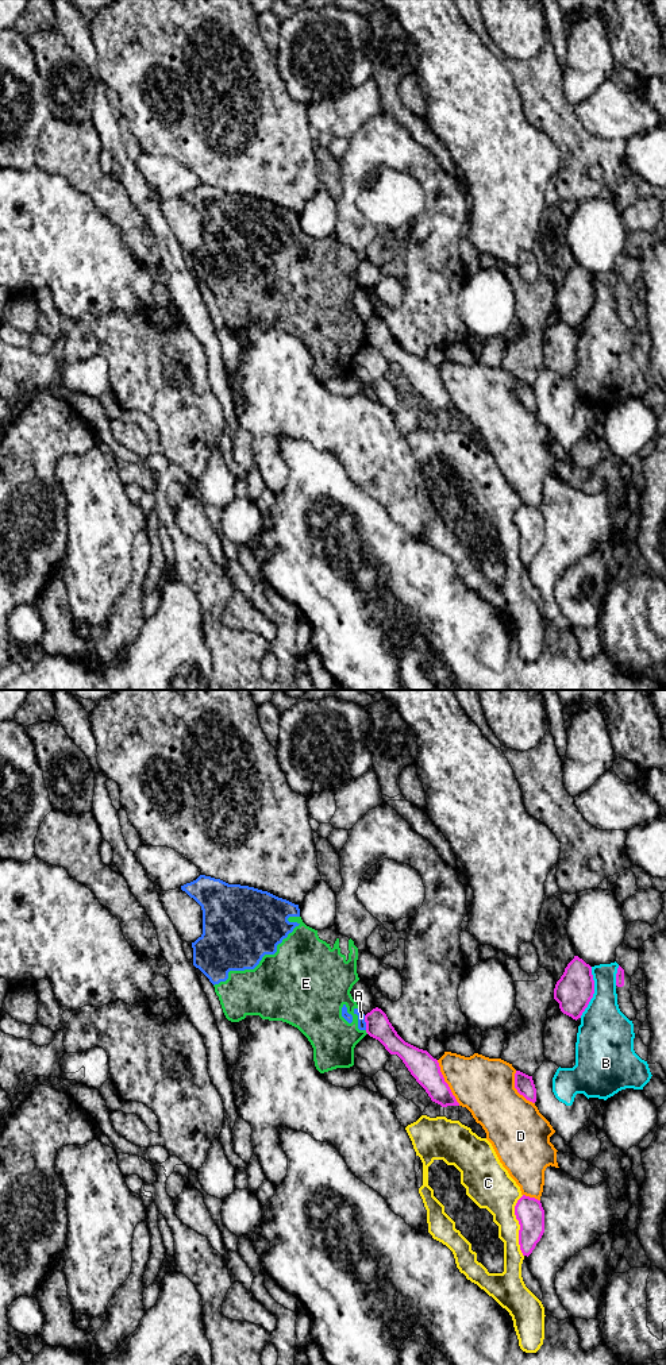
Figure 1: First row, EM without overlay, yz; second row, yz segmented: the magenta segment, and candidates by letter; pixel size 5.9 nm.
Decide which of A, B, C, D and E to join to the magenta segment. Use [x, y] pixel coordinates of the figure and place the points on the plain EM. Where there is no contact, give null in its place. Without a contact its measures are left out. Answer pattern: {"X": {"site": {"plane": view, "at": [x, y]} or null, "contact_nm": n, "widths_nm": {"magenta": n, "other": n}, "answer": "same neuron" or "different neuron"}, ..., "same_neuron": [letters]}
{"A": {"site": {"plane": "yz", "at": [365, 330]}, "contact_nm": 90, "widths_nm": {"magenta": 140, "other": 50}, "answer": "different neuron"}, "B": {"site": {"plane": "yz", "at": [593, 301]}, "contact_nm": 320, "widths_nm": {"magenta": 220, "other": 300}, "answer": "different neuron"}, "C": {"site": {"plane": "yz", "at": [520, 535]}, "contact_nm": 360, "widths_nm": {"magenta": 170, "other": 240}, "answer": "different neuron"}, "D": {"site": {"plane": "yz", "at": [446, 392]}, "contact_nm": 300, "widths_nm": {"magenta": 170, "other": 340}, "answer": "different neuron"}, "E": {"site": {"plane": "yz", "at": [366, 340]}, "contact_nm": 30, "widths_nm": {"magenta": 140, "other": 260}, "answer": "different neuron"}, "same_neuron": []}

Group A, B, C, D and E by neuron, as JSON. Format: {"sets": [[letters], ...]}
{"sets": [["A", "E"], ["B"], ["C"], ["D"]]}

